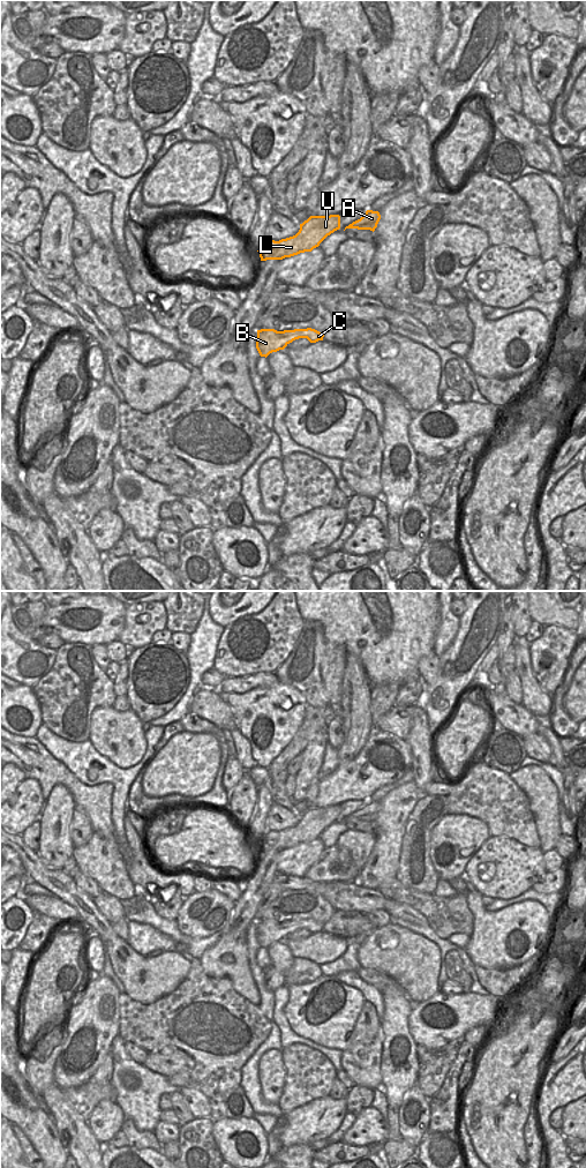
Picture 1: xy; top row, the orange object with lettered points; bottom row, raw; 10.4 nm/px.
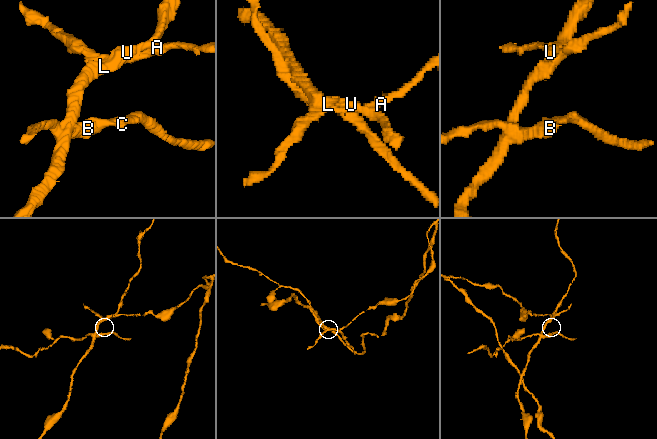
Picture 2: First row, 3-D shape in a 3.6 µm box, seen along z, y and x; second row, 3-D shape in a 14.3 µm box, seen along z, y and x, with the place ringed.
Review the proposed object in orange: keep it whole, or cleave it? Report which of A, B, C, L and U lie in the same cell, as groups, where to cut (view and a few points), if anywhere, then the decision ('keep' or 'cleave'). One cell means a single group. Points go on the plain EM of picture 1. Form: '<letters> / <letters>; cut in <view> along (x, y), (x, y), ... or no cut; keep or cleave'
A / B C L U; cut in xy along (270, 831), (267, 833); cleave

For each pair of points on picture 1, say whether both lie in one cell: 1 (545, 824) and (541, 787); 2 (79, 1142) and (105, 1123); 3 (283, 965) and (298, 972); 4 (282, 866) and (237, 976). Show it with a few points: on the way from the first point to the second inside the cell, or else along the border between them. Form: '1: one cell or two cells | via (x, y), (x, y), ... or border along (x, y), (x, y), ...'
1: one cell | via (545, 815), (542, 796)
2: two cells | border along (85, 1121), (94, 1137), (102, 1145)
3: two cells | border along (294, 958), (285, 973)
4: two cells | border along (280, 851), (276, 861), (276, 873)

